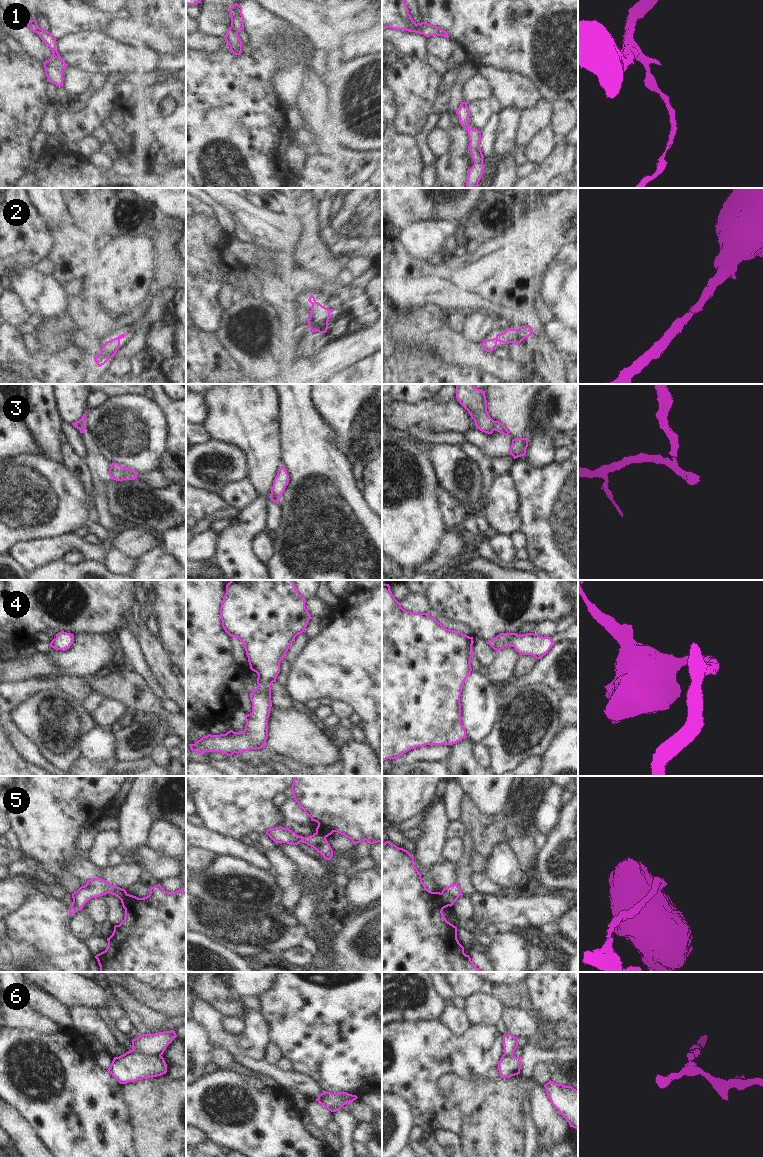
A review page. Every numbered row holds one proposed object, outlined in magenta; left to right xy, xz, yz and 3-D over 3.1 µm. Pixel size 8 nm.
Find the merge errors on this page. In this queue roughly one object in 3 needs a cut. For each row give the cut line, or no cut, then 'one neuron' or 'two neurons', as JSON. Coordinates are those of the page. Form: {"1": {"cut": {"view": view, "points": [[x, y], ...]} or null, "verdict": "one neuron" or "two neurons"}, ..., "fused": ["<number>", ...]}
{"1": {"cut": {"view": "yz", "points": [[411, 18], [405, 29]]}, "verdict": "two neurons"}, "2": {"cut": null, "verdict": "one neuron"}, "3": {"cut": {"view": "yz", "points": [[494, 421], [493, 429]]}, "verdict": "two neurons"}, "4": {"cut": null, "verdict": "one neuron"}, "5": {"cut": {"view": "yz", "points": [[440, 893], [441, 898], [448, 905]]}, "verdict": "two neurons"}, "6": {"cut": {"view": "xy", "points": [[129, 1051], [160, 1056]]}, "verdict": "two neurons"}, "fused": ["1", "3", "5", "6"]}

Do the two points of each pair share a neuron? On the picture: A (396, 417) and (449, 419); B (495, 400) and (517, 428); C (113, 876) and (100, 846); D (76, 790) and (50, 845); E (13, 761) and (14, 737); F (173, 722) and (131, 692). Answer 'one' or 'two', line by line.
A: one
B: one
C: two
D: one
E: two
F: one

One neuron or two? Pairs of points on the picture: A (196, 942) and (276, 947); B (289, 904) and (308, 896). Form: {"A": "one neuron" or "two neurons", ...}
{"A": "two neurons", "B": "two neurons"}

